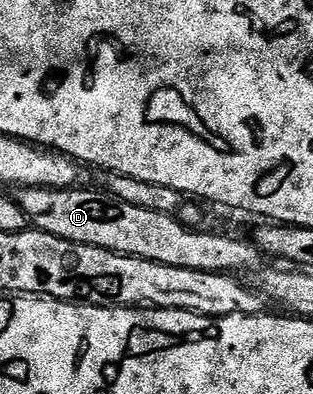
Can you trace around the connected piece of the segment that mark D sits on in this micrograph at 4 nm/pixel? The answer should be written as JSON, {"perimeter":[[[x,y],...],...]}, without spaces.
{"perimeter":[[[23,187],[17,192],[16,201],[33,230],[60,237],[64,241],[115,251],[117,255],[135,255],[138,259],[193,271],[242,273],[238,271],[253,272],[259,266],[260,252],[253,242],[229,239],[226,235],[209,235],[206,229],[191,229],[179,223],[174,215],[152,209],[136,209],[136,205],[115,199],[102,189],[82,190]]]}

